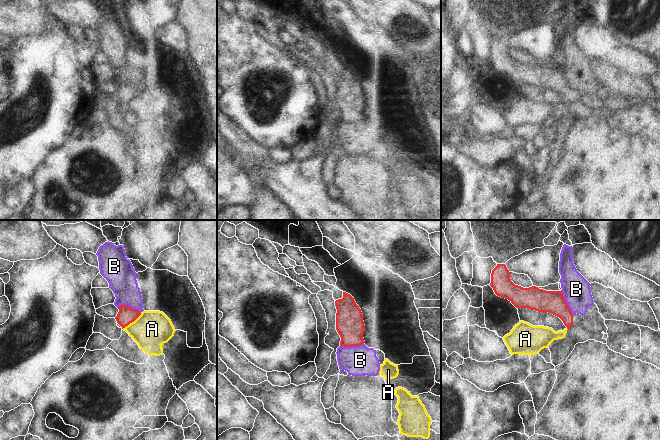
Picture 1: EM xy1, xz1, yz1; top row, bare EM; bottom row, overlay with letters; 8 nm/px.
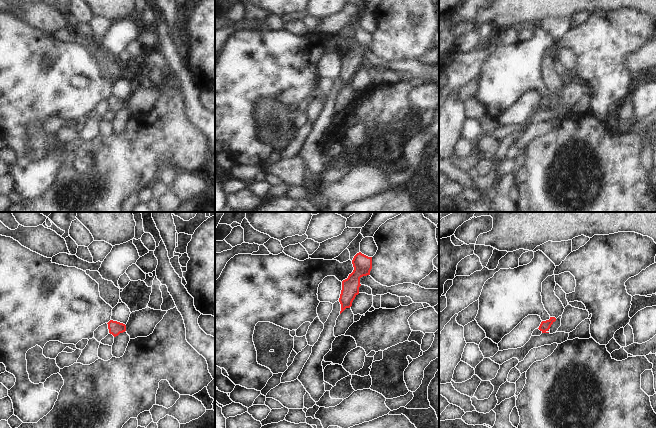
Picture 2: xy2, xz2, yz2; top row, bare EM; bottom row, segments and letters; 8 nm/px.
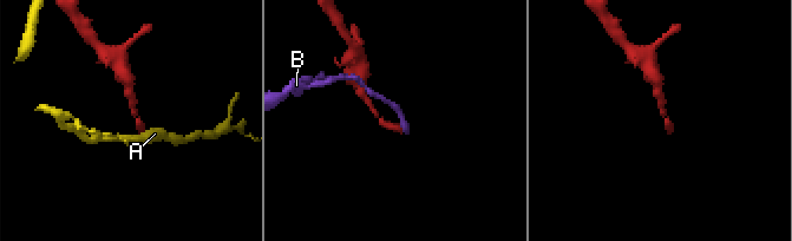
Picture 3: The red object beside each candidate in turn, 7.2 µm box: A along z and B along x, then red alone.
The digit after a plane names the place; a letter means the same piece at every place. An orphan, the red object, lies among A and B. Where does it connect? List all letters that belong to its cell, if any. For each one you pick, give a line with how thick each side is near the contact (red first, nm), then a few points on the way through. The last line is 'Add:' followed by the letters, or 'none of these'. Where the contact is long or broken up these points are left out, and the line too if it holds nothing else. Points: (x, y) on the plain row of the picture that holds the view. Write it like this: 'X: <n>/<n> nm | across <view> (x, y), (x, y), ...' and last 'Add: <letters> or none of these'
Add: none of these

